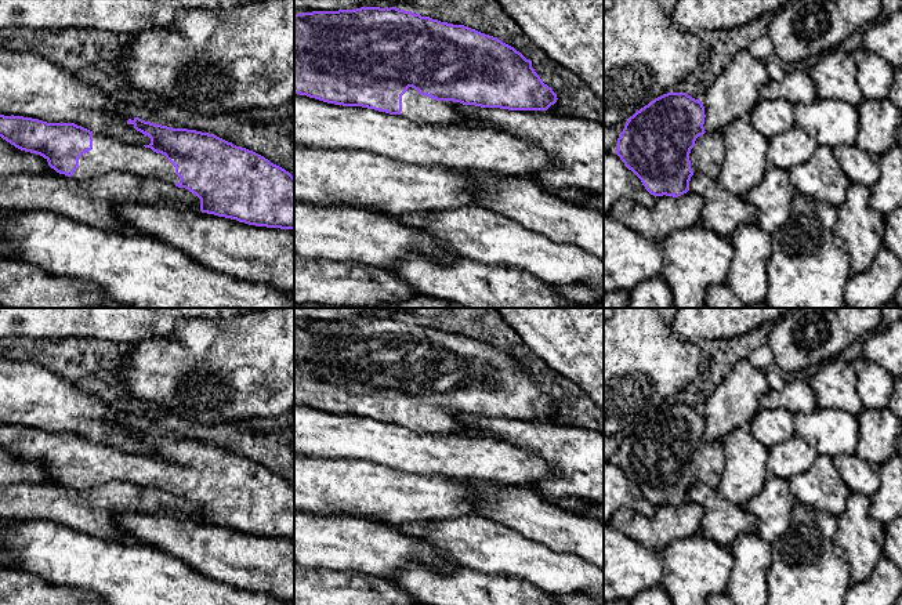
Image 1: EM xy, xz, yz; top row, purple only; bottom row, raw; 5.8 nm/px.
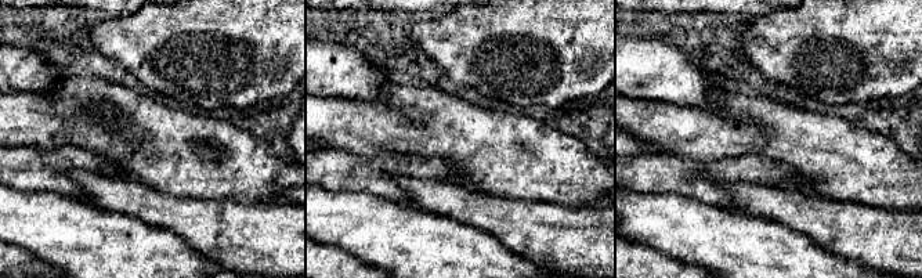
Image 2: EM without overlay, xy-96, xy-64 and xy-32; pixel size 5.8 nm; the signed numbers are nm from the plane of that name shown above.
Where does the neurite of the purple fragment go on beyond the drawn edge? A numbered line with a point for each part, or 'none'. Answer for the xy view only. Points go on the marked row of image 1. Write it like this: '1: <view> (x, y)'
1: xy (109, 154)

